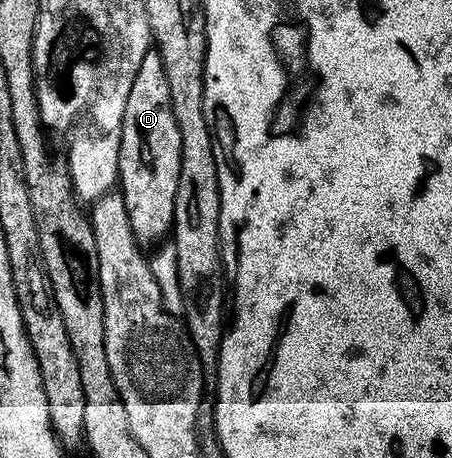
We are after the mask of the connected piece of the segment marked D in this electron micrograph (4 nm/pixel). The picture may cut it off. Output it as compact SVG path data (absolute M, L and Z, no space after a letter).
M150 47L147 55L143 55L143 63L139 63L135 80L131 82L127 107L123 107L117 168L119 192L125 204L129 227L142 247L156 246L162 240L160 237L164 233L166 236L173 228L180 162L179 123L175 123L171 90L167 87L167 71L163 69L163 59L156 48Z

